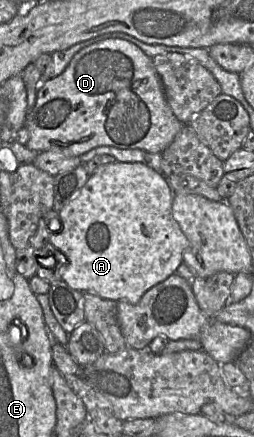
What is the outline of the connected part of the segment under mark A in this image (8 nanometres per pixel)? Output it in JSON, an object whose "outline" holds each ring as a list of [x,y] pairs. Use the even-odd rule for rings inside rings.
{"outline":[[[119,162],[100,166],[96,172],[89,176],[80,194],[64,206],[60,212],[61,228],[54,232],[50,229],[50,244],[54,245],[67,258],[66,264],[61,268],[61,277],[71,288],[81,292],[91,292],[98,296],[118,302],[121,299],[131,304],[137,304],[142,296],[153,286],[163,282],[169,276],[176,273],[179,265],[183,262],[183,254],[188,247],[188,239],[181,230],[172,214],[172,202],[174,193],[171,190],[166,177],[159,171],[139,162]]]}

